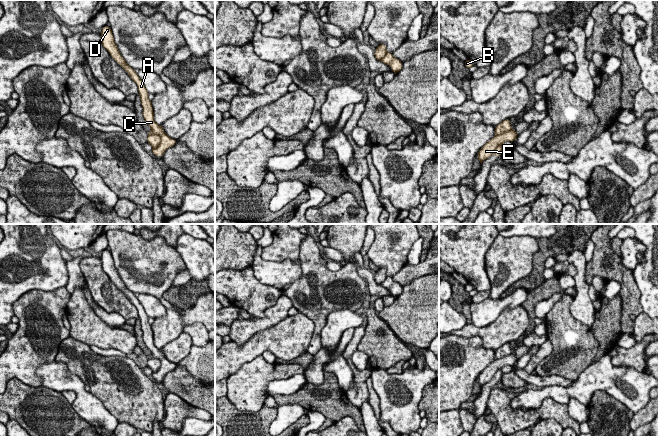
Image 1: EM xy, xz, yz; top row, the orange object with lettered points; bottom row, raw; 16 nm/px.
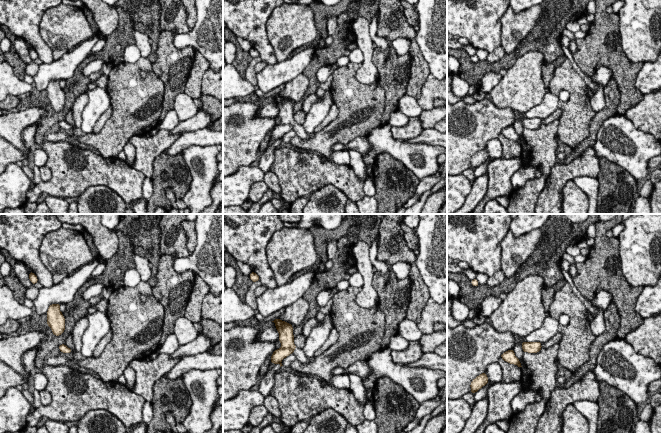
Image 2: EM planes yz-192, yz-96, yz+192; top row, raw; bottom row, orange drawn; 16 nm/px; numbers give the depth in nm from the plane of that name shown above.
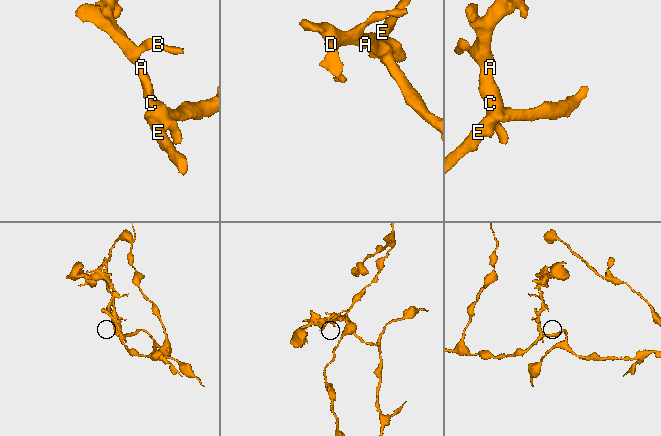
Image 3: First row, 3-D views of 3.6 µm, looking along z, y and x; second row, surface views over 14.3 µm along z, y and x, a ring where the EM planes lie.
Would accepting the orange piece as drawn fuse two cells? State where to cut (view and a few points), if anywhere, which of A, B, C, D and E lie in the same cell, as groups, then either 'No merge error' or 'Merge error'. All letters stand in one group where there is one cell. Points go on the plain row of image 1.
Split along xy (152, 357), (157, 358), (160, 362), (160, 367), (153, 372). Groups: A B C D / E. Merge error

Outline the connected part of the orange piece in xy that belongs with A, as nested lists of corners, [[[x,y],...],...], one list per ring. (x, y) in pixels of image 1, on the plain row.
[[[104,250],[100,257],[102,261],[103,271],[109,276],[109,278],[117,286],[117,288],[119,288],[128,297],[131,303],[137,308],[143,332],[143,341],[148,349],[151,351],[151,355],[147,358],[148,360],[152,358],[159,359],[161,362],[160,369],[157,372],[153,372],[152,376],[155,380],[163,380],[168,372],[173,371],[176,368],[177,364],[170,362],[164,356],[163,351],[161,349],[158,349],[154,345],[152,327],[148,322],[149,317],[135,294],[131,292],[126,287],[125,283],[121,280],[118,271],[115,268],[111,252],[108,250]]]

